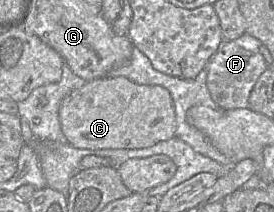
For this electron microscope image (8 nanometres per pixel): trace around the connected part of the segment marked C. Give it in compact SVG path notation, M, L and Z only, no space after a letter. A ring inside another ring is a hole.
M124 76L102 77L91 81L66 96L59 108L61 130L67 142L79 149L139 149L167 141L175 136L176 118L172 98L160 85L141 85Z

